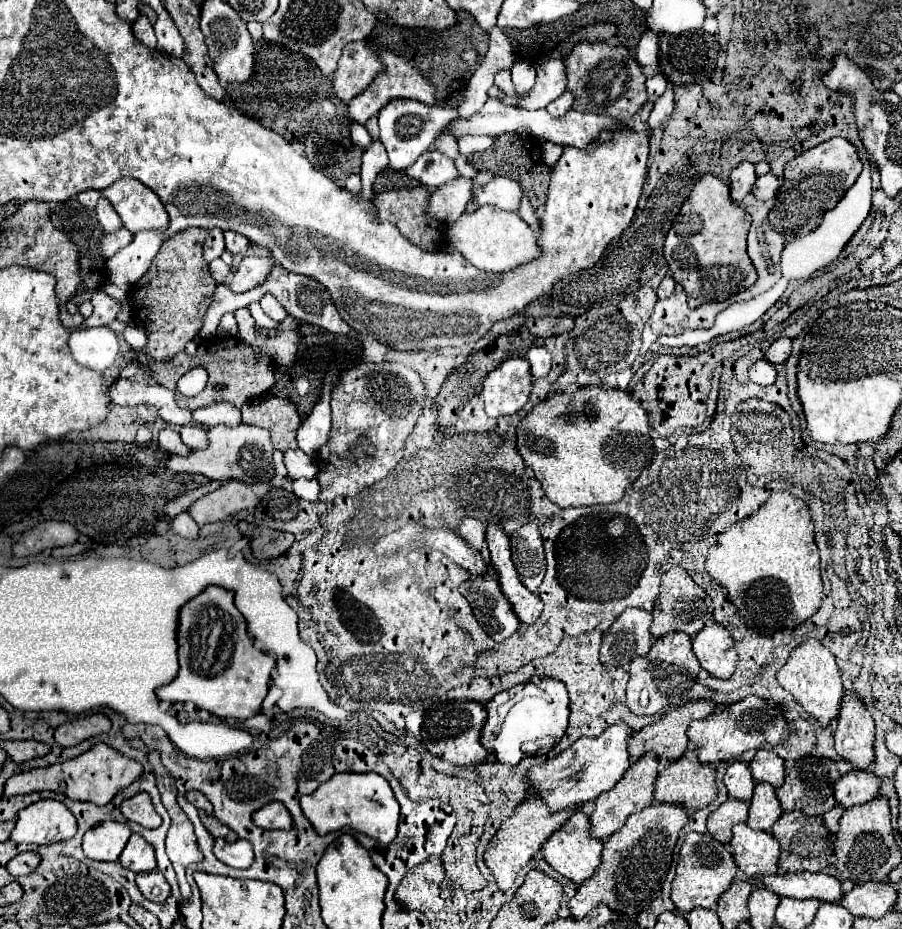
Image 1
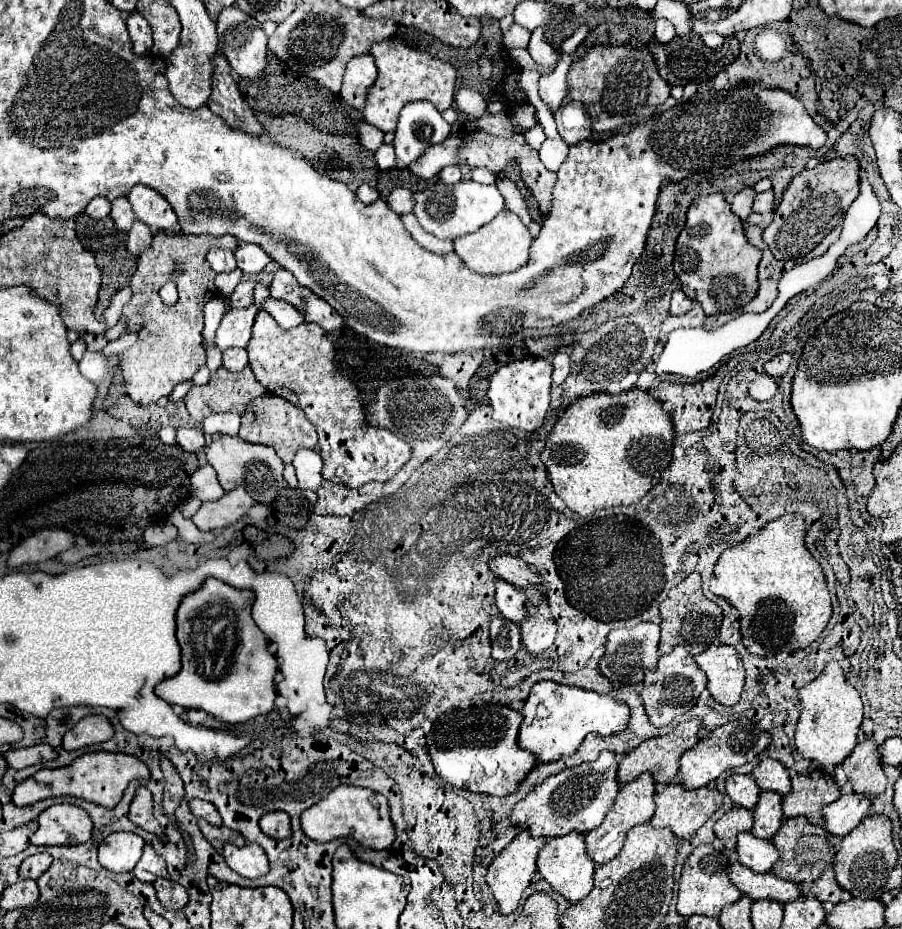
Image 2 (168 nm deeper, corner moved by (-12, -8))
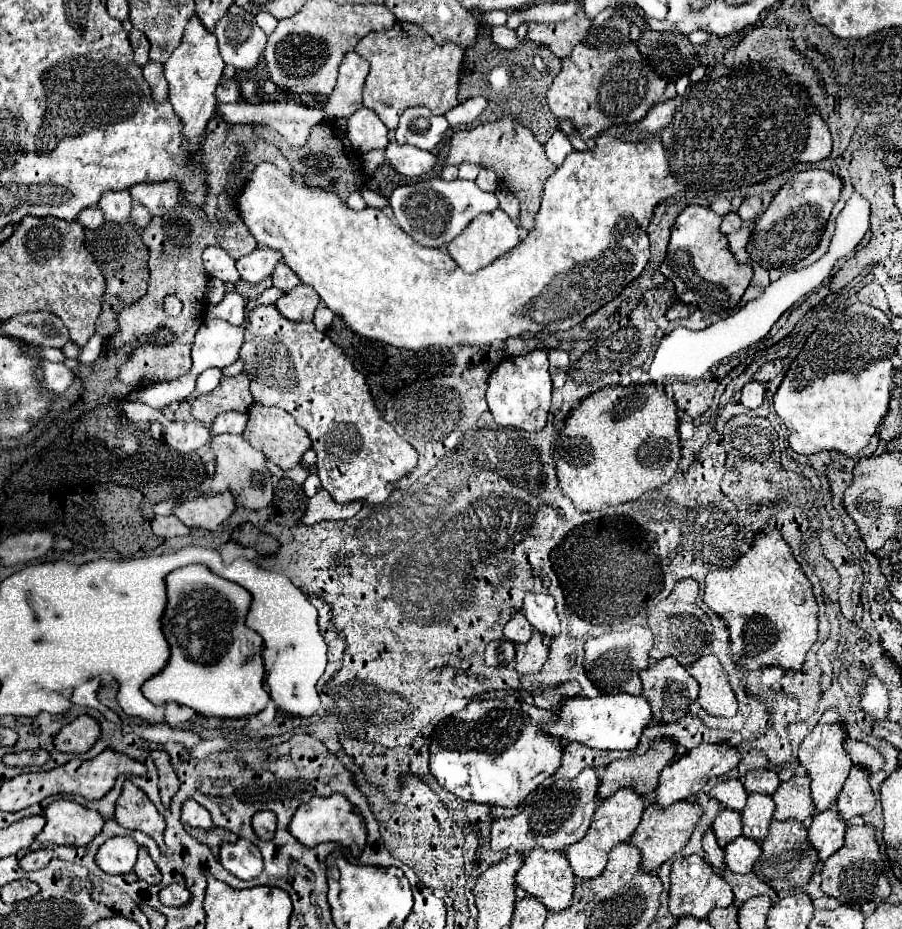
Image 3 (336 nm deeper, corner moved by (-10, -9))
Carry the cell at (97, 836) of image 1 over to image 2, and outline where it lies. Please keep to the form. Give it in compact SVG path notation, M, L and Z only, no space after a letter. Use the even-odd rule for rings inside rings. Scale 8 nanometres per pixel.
M113 832L99 844L99 864L111 872L131 872L143 846L145 840L133 832Z

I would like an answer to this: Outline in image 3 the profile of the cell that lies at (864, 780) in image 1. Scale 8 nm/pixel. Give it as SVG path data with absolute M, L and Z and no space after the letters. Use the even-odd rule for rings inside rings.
M835 809L817 813L807 831L807 839L819 853L819 861L827 861L841 845L845 837L845 821L837 817Z

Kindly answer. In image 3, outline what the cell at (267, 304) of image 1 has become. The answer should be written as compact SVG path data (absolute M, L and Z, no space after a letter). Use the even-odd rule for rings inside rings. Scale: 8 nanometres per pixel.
M299 283L295 289L287 291L275 303L281 315L287 317L289 321L313 321L313 313L317 305L319 305L319 295L305 283Z

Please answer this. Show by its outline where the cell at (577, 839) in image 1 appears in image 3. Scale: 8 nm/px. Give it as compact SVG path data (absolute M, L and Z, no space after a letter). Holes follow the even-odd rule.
M533 849L525 853L523 865L515 873L515 885L523 889L525 893L537 897L549 911L563 911L571 905L573 881L575 881L575 875L571 873L571 867L565 855L555 853L555 851L545 851L545 849Z

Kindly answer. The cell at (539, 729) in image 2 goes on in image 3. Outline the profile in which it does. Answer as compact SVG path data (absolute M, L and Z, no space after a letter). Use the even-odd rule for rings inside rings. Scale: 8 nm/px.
M629 693L599 695L595 699L565 699L563 707L557 713L559 721L553 725L543 725L543 731L565 741L577 741L587 747L605 751L633 751L639 745L643 729L647 729L647 725L651 725L653 721L651 705L647 703L647 699L643 695L635 697Z

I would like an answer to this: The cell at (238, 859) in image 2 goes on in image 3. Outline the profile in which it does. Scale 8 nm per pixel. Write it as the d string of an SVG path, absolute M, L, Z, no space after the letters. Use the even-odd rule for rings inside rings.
M237 839L237 843L225 843L219 853L219 863L239 879L253 879L263 869L263 859L257 845L247 839Z

